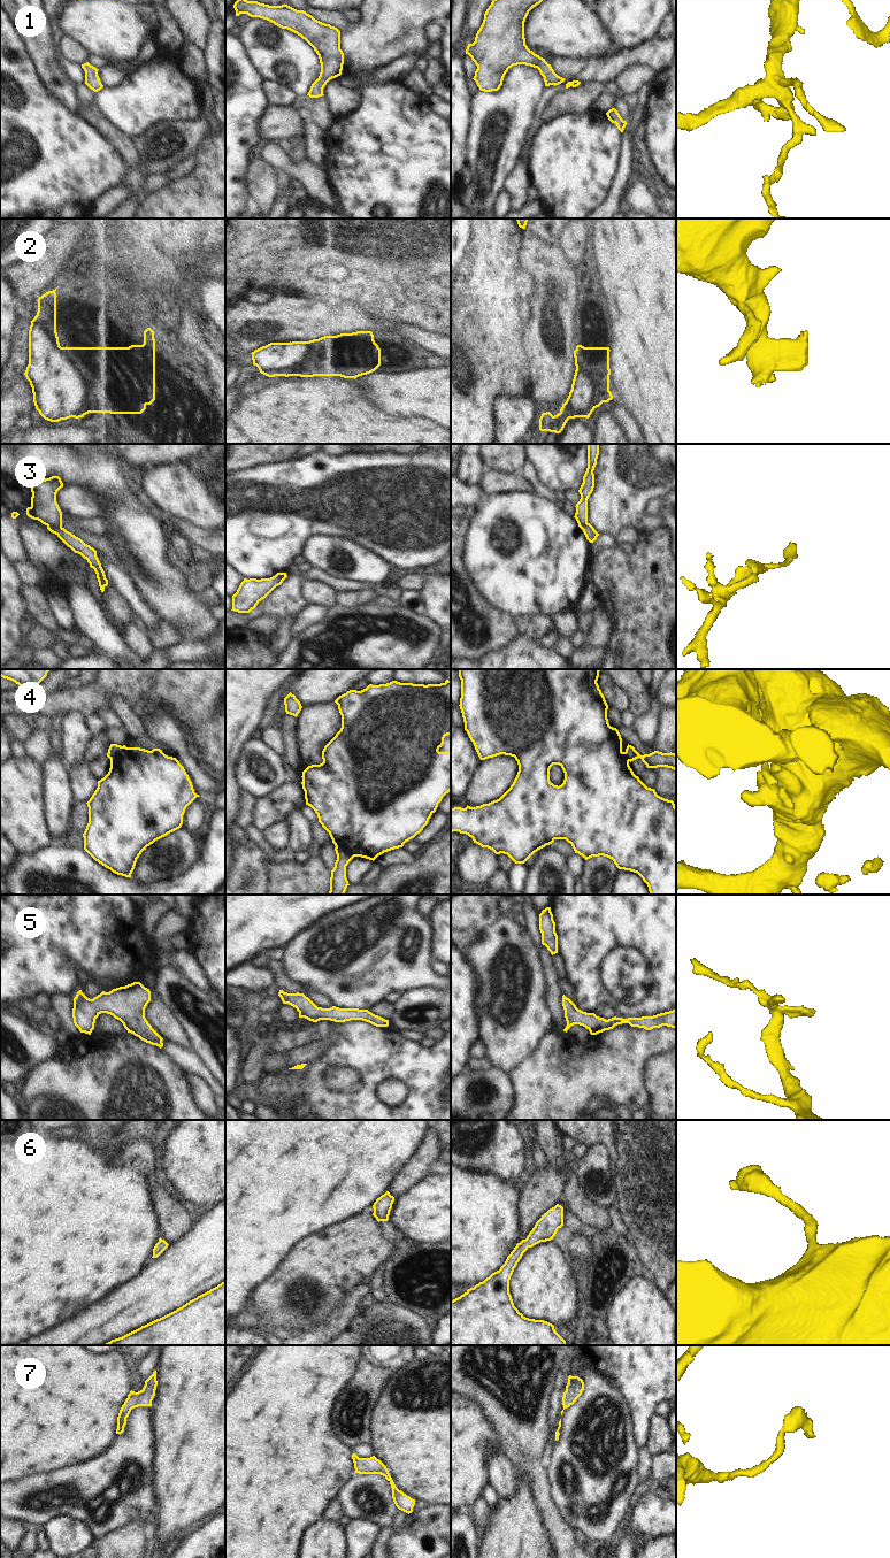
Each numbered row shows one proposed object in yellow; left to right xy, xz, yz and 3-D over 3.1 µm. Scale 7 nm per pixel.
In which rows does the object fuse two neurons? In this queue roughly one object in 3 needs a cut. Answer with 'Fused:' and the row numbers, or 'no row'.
Fused: 2, 3, 4

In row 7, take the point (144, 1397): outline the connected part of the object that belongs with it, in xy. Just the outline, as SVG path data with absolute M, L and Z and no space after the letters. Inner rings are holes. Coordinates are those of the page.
M154 1371L153 1374L145 1381L145 1386L140 1391L130 1391L117 1417L116 1434L122 1434L124 1432L126 1418L129 1417L132 1409L138 1406L152 1406L156 1386L156 1371Z

